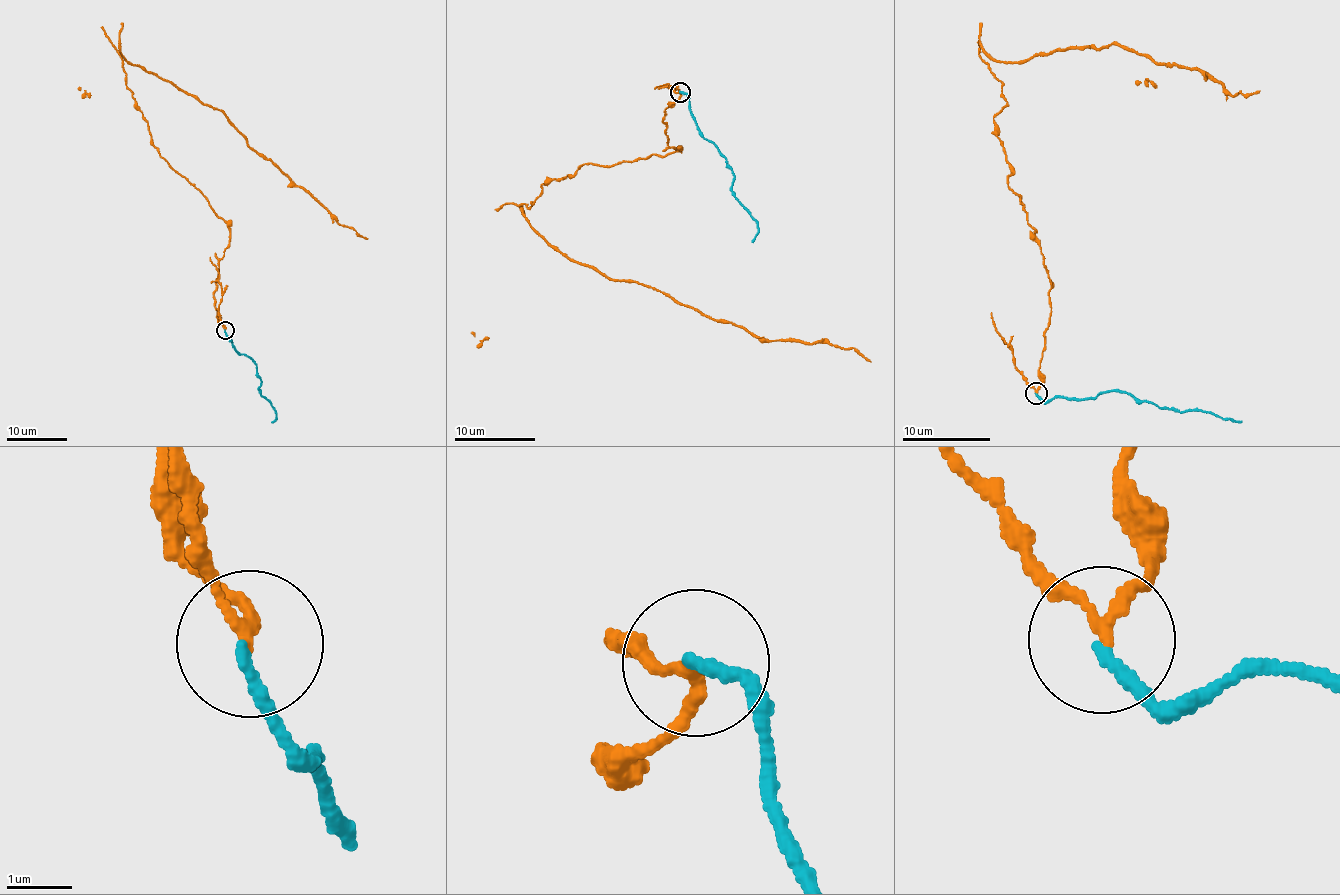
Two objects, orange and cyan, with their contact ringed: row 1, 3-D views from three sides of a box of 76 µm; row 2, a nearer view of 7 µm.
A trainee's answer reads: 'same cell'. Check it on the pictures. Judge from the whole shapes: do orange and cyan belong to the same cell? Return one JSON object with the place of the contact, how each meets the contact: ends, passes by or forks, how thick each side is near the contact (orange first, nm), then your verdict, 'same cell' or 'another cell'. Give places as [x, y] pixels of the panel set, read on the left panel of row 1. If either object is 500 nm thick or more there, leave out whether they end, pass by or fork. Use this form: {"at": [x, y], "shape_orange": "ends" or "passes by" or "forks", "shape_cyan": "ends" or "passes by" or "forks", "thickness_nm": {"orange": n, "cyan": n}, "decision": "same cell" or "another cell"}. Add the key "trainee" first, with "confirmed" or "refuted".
{"trainee": "refuted", "at": [225, 330], "shape_orange": "passes by", "shape_cyan": "ends", "thickness_nm": {"orange": 150, "cyan": 180}, "decision": "another cell"}

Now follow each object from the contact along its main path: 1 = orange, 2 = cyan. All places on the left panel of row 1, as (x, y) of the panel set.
1: (225, 329), (214, 306), (229, 226), (159, 155), (126, 87), (118, 50), (223, 110), (251, 148), (367, 239)
2: (225, 329), (237, 352), (250, 357), (257, 367), (261, 380), (258, 391), (268, 399), (277, 416), (272, 421)

